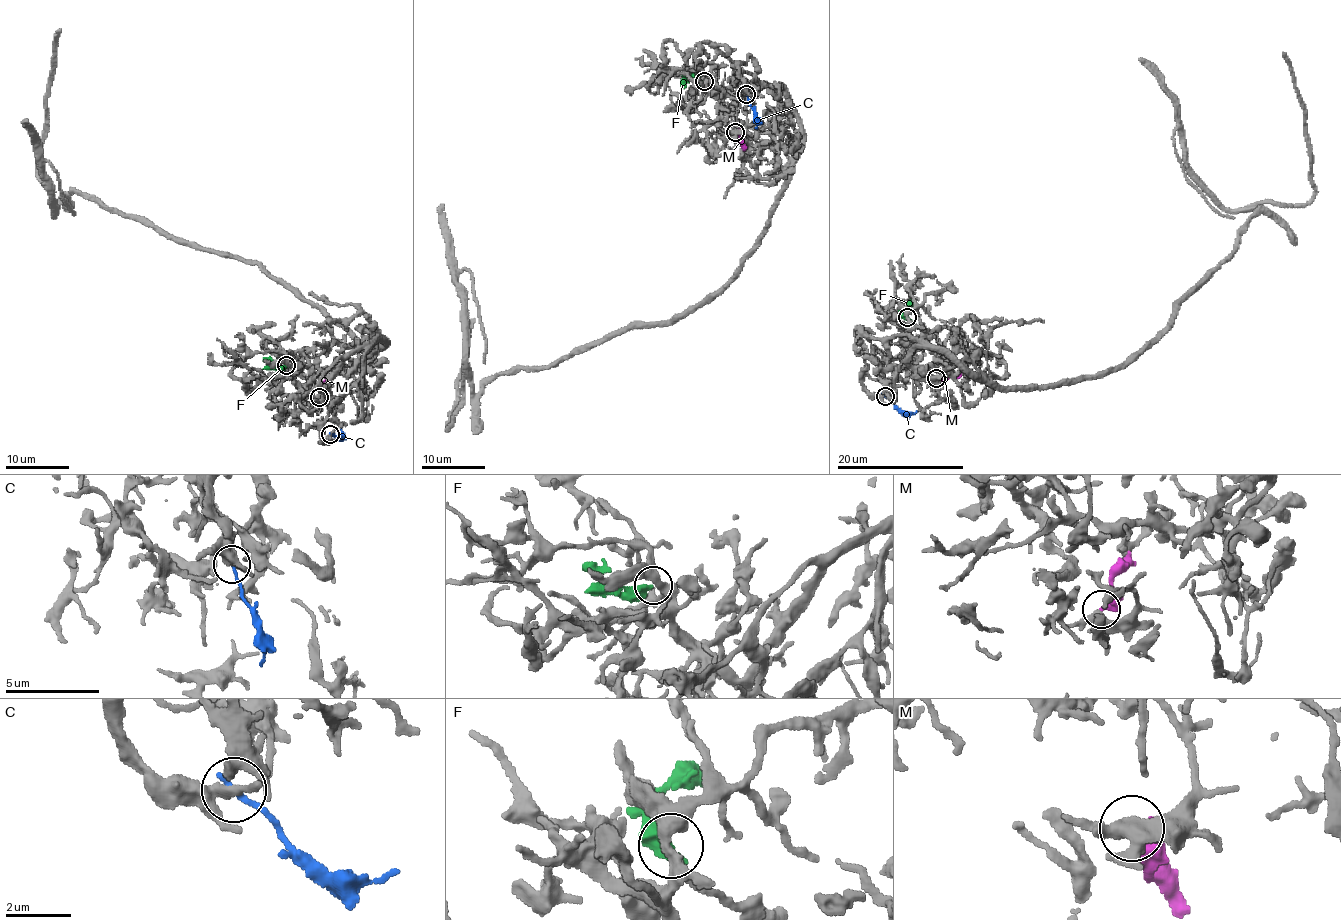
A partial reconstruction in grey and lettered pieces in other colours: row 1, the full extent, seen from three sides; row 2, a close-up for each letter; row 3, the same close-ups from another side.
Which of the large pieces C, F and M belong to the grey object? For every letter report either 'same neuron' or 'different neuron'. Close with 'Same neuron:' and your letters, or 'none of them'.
C: different neuron
F: different neuron
M: same neuron
Same neuron: M

